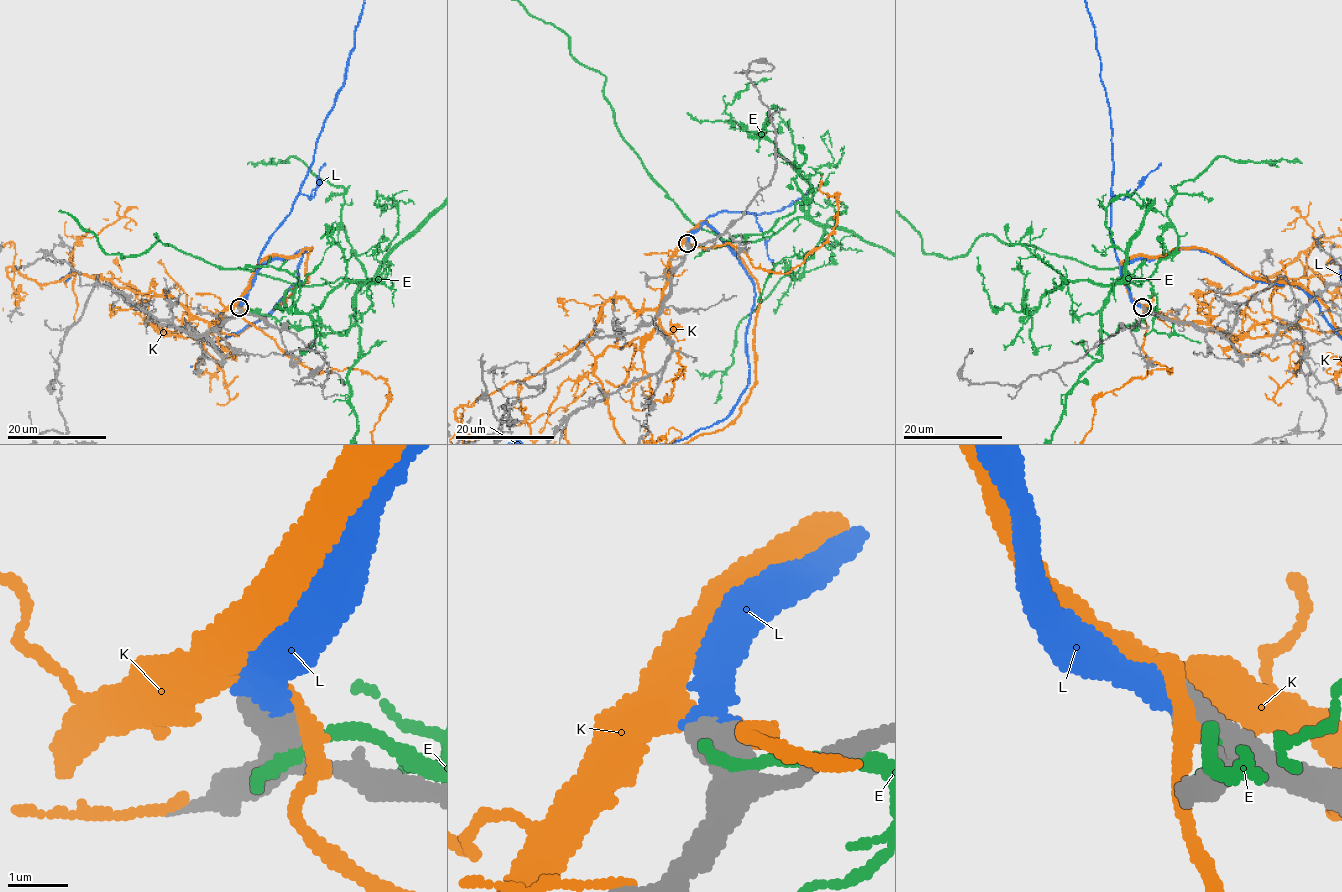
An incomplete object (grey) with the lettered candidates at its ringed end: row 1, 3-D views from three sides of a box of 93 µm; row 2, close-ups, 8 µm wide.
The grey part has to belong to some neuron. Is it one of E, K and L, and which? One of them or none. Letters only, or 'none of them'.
L

